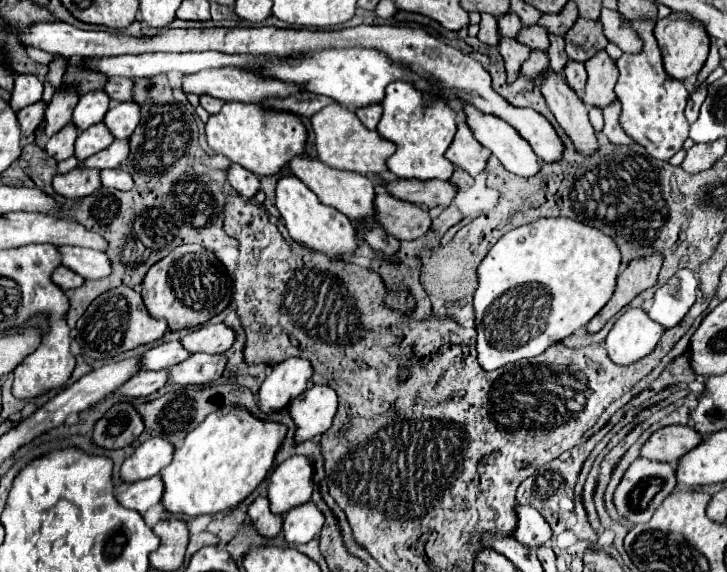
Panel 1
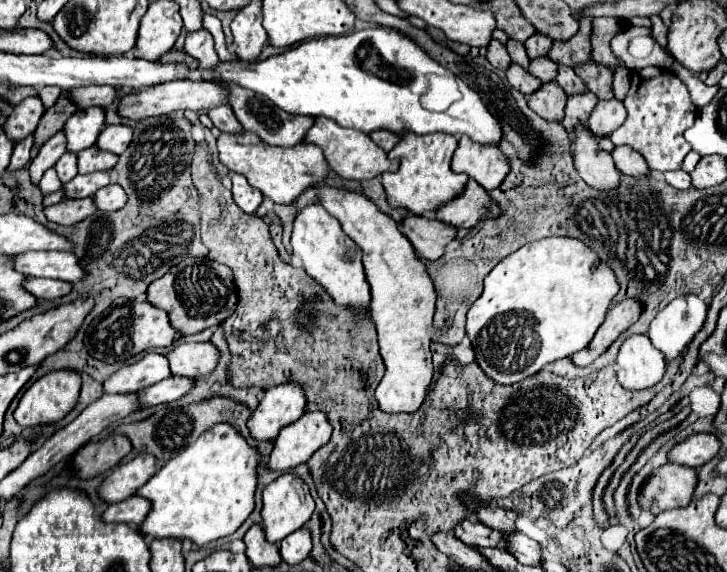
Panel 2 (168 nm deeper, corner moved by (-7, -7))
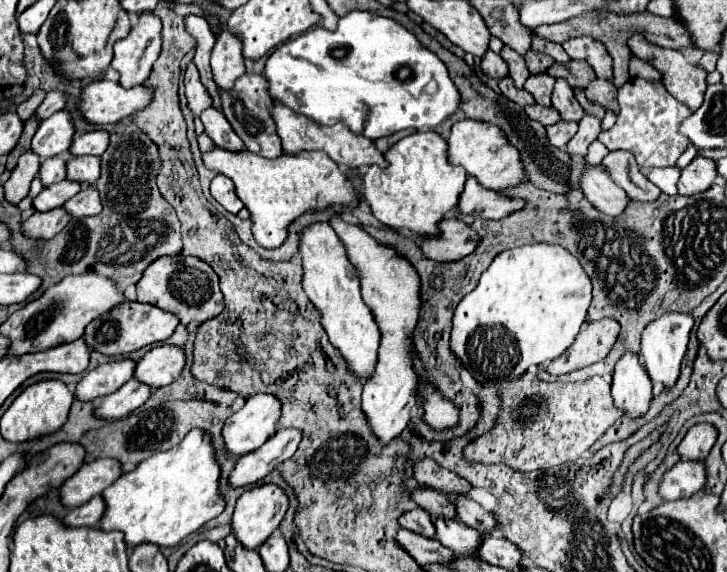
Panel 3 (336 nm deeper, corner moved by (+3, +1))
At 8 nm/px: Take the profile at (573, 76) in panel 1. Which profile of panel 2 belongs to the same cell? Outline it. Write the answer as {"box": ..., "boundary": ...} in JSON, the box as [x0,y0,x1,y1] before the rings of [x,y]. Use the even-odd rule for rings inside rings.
{"box":[561,91,597,135],"boundary":[[[587,91],[583,95],[571,95],[567,99],[565,119],[561,121],[561,125],[565,127],[565,131],[571,135],[577,125],[587,127],[589,115],[591,115],[591,111],[593,111],[595,105],[597,105],[597,99],[595,99],[595,95],[591,95],[591,91]]]}

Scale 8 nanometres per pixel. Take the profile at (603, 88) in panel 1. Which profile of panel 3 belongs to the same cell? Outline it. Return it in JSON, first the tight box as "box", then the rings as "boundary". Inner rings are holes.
{"box":[567,113,601,155],"boundary":[[[585,113],[583,119],[579,121],[579,131],[567,143],[567,153],[569,155],[585,155],[587,147],[597,139],[599,133],[601,133],[601,119]]]}

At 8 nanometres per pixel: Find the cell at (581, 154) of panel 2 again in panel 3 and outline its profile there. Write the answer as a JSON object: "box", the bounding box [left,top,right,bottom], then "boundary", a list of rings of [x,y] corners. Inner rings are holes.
{"box":[581,163,629,215],"boundary":[[[583,163],[583,175],[581,175],[581,189],[585,197],[603,213],[607,215],[621,215],[621,211],[627,207],[629,197],[617,183],[613,183],[613,177],[605,171],[603,165],[589,165]]]}

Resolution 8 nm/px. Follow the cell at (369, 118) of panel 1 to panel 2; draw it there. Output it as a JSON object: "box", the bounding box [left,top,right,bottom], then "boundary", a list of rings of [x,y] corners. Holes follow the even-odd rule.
{"box":[369,131,401,153],"boundary":[[[373,131],[369,137],[371,137],[383,151],[387,151],[387,153],[389,153],[389,151],[399,143],[399,139],[401,139],[399,135],[391,135],[389,131]]]}

